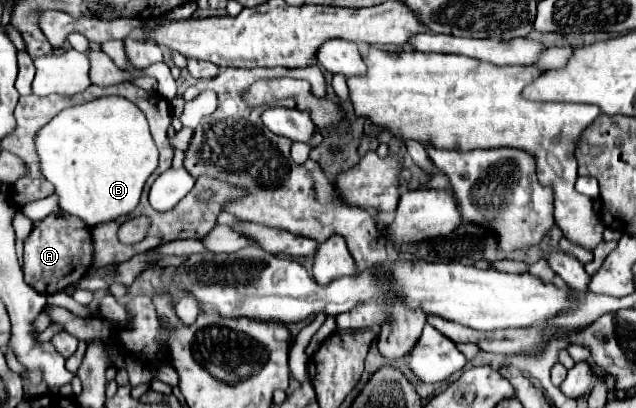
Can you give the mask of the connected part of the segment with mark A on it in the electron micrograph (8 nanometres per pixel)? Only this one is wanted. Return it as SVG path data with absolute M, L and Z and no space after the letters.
M63 213L47 215L43 221L33 225L33 231L25 239L25 255L23 255L23 271L25 283L39 293L51 295L65 291L69 285L77 285L89 271L93 263L93 241L91 229L75 219L75 229L67 225L65 219L71 219Z

